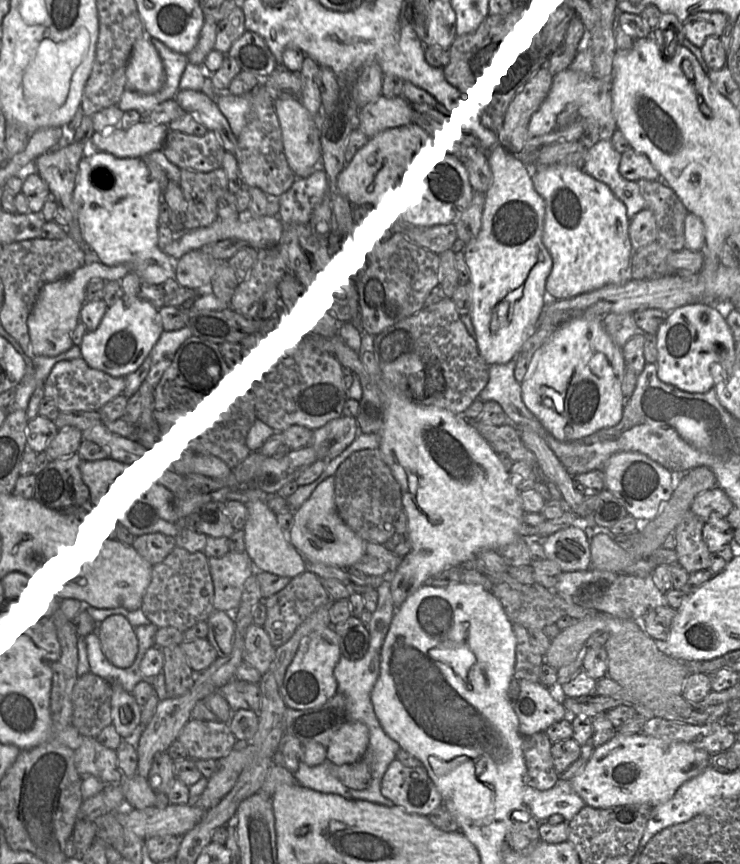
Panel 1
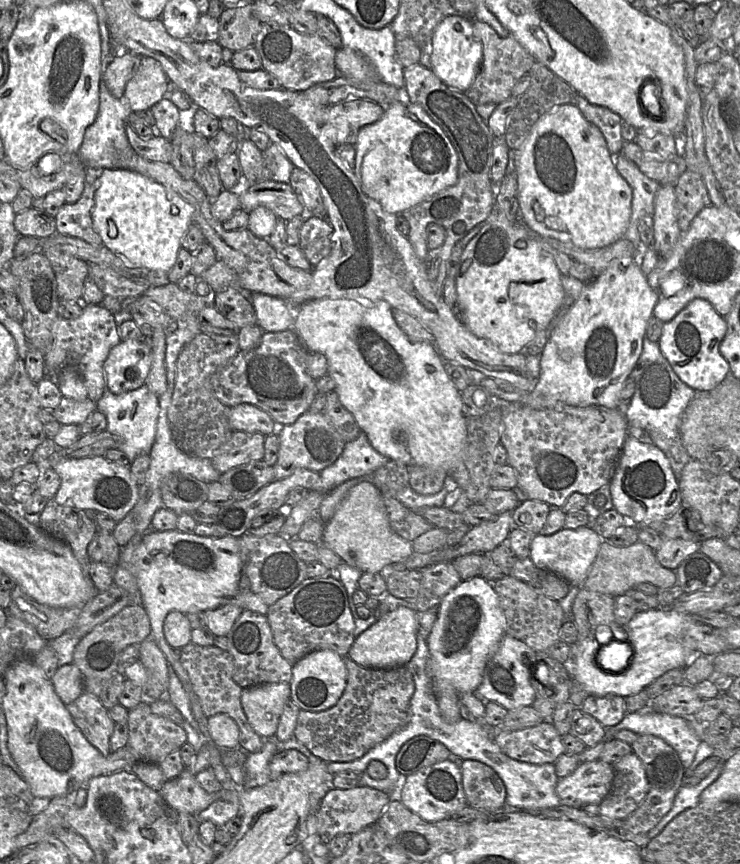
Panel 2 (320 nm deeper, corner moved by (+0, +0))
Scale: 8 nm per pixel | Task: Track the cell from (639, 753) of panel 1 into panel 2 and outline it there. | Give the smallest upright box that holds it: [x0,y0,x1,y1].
[556,759,613,807]

